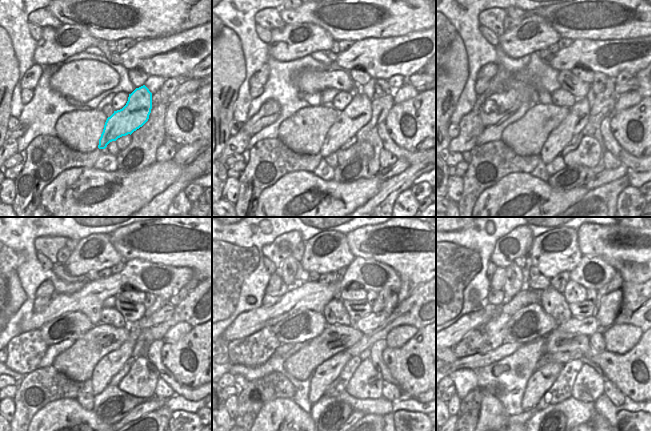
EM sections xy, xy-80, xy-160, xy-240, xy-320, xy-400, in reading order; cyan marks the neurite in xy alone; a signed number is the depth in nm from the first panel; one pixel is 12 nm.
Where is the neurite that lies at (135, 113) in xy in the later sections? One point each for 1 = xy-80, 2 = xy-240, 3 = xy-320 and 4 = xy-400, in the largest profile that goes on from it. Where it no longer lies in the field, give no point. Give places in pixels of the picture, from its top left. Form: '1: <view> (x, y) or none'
1: xy-80 (357, 114)
2: xy-240 (109, 365)
3: xy-320 (323, 376)
4: xy-400 (542, 379)

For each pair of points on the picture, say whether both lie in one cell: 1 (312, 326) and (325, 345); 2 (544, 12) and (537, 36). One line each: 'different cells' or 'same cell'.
1: different cells
2: different cells

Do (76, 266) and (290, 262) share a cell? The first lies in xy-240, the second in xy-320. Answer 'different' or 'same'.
different

